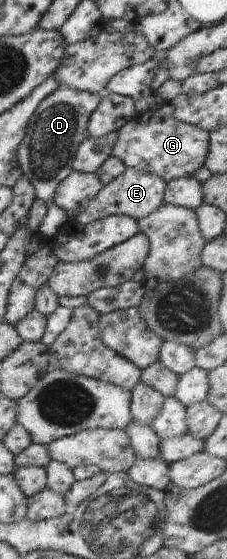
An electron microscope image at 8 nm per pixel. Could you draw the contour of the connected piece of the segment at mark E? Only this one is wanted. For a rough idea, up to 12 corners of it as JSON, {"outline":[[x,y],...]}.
{"outline":[[126,168],[76,216],[135,220],[163,203],[166,180]]}

